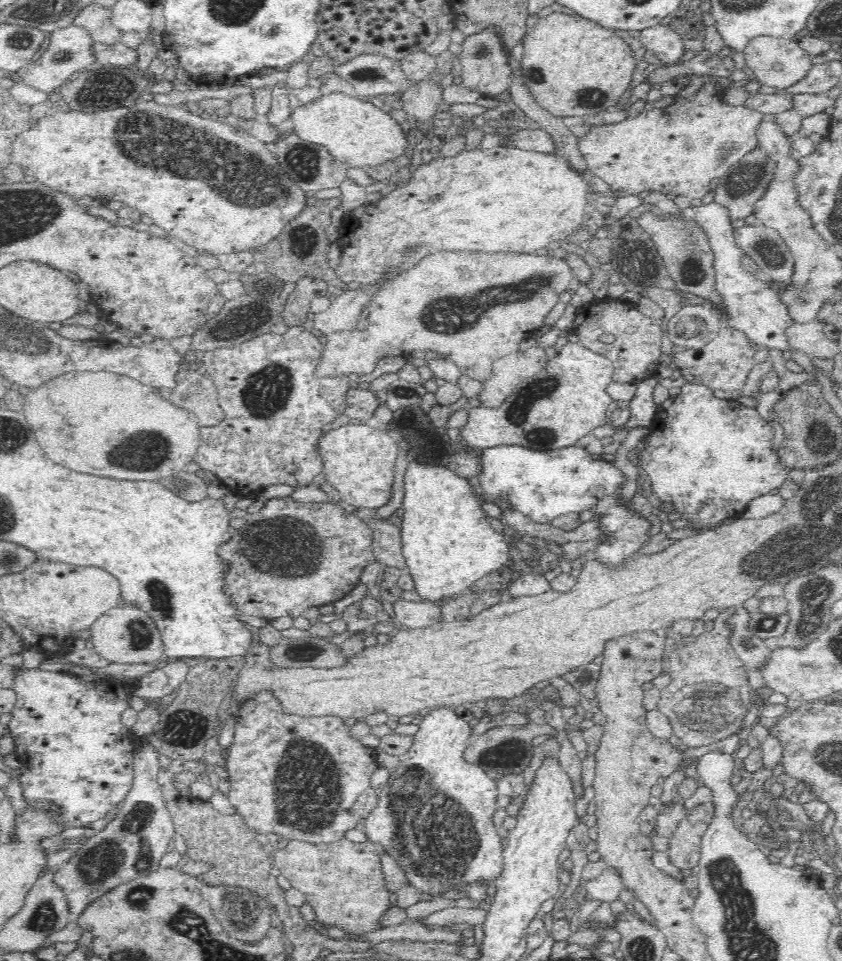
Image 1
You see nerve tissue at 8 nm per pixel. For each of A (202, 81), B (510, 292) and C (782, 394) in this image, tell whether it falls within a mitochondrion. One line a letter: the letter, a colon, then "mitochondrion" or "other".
A: other
B: mitochondrion
C: other

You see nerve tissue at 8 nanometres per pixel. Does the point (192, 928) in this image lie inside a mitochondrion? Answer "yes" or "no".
yes

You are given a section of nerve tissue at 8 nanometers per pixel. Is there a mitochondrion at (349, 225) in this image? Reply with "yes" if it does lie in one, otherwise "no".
no

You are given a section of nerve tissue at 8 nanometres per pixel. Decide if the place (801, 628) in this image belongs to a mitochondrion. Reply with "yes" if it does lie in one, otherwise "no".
no

